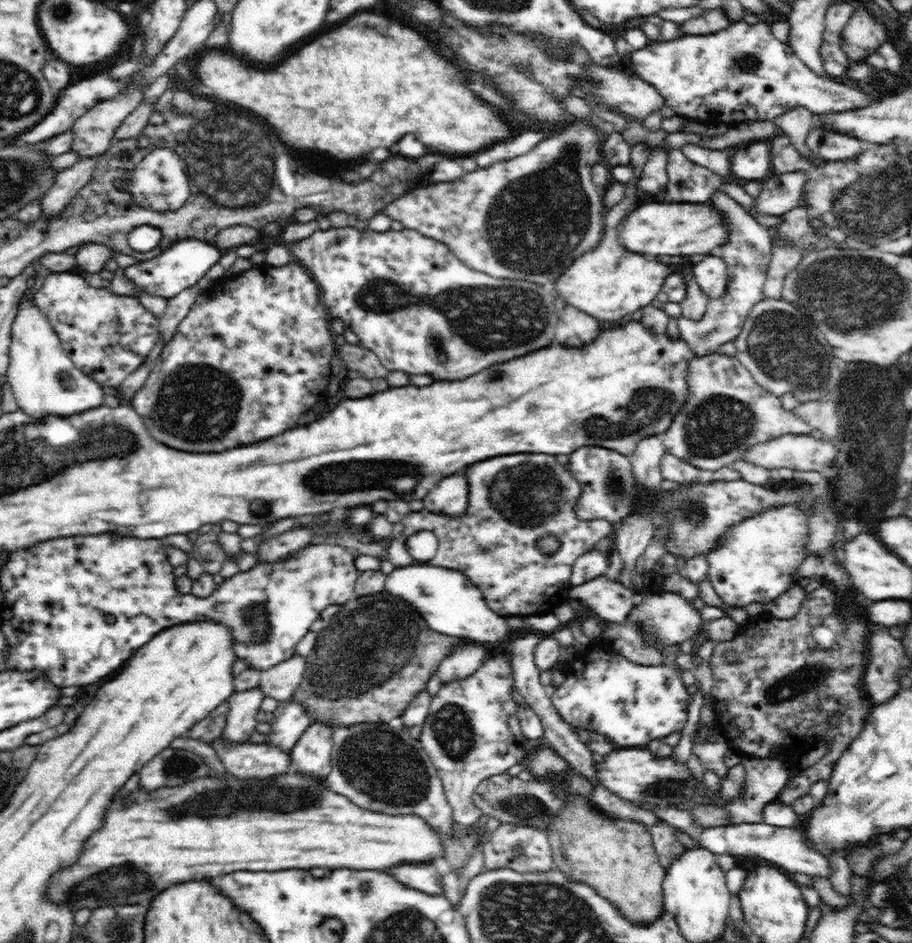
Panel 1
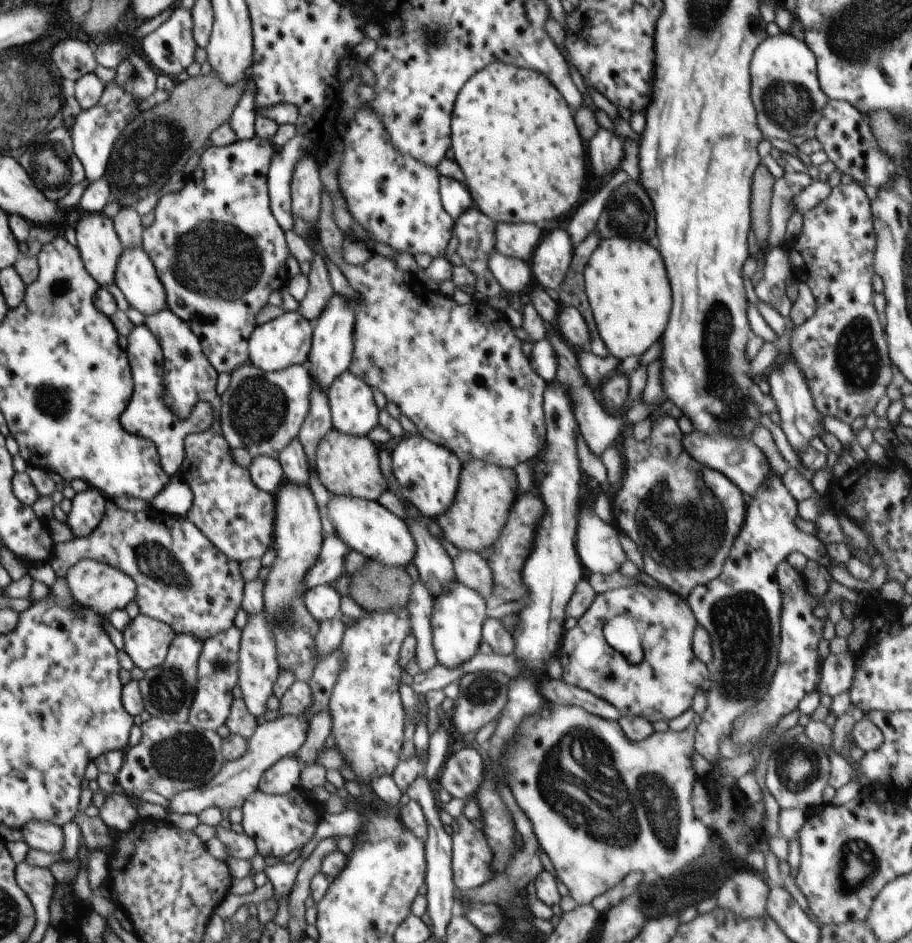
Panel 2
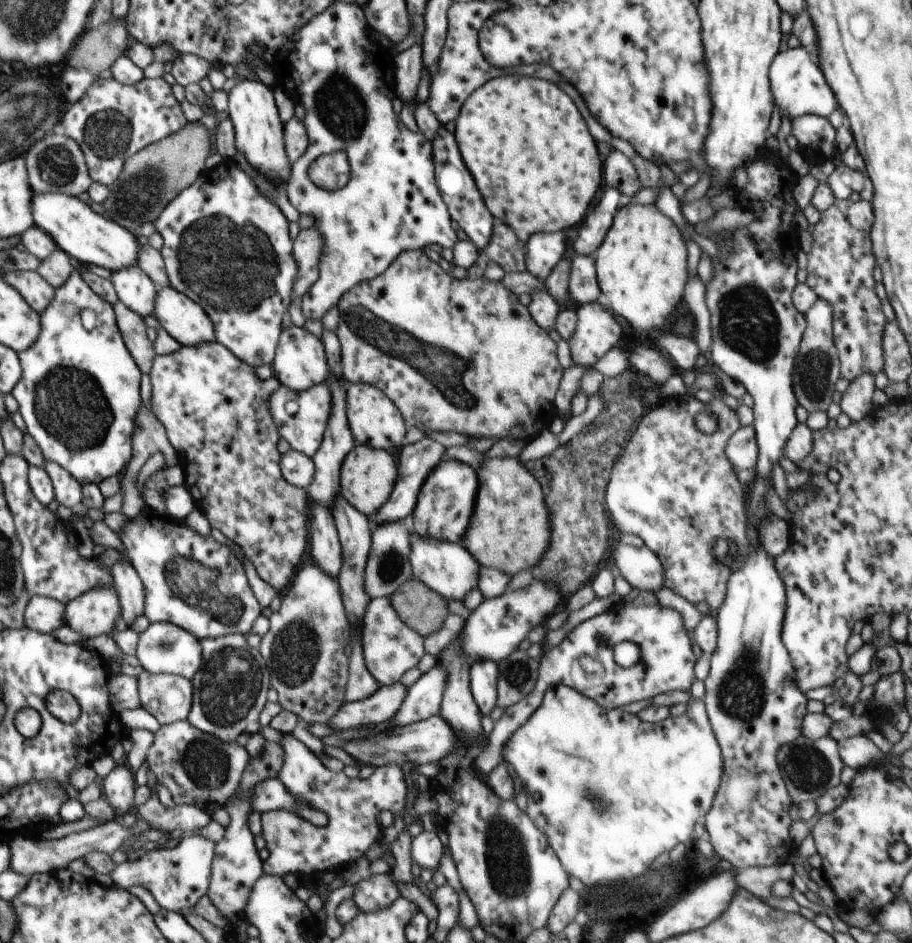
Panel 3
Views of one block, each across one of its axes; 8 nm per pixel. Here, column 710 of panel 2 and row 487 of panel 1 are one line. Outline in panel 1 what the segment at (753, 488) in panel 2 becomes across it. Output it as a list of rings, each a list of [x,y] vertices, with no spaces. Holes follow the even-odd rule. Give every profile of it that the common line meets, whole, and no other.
[[[452,474],[440,480],[423,498],[424,508],[450,518],[463,516],[468,506],[468,482],[464,474]]]

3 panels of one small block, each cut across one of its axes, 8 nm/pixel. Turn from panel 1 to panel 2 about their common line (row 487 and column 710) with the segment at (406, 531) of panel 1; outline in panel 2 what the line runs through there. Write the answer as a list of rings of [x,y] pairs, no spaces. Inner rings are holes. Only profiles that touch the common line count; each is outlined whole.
[[[658,418],[652,434],[643,442],[631,435],[624,441],[624,477],[612,500],[613,525],[638,548],[643,559],[643,572],[658,581],[662,587],[686,598],[697,585],[708,585],[723,570],[726,556],[738,537],[746,519],[747,504],[743,493],[719,471],[696,463],[683,448],[684,434],[678,429],[678,420]]]

